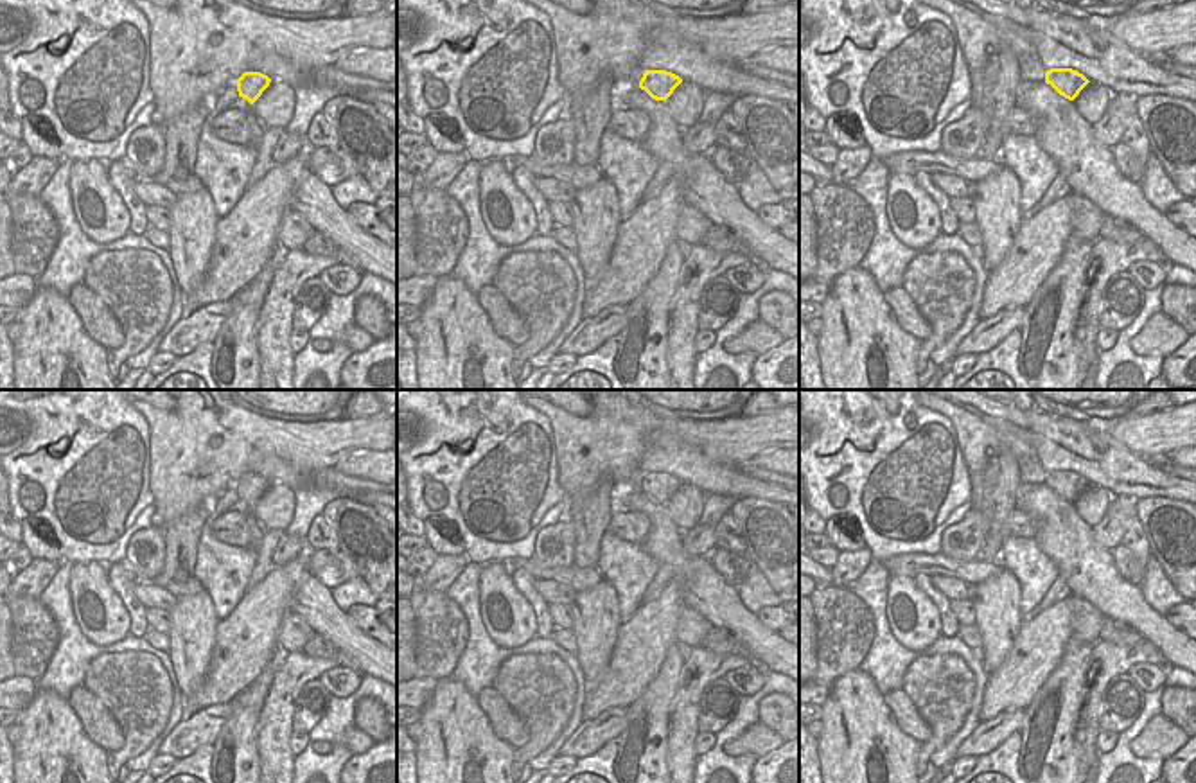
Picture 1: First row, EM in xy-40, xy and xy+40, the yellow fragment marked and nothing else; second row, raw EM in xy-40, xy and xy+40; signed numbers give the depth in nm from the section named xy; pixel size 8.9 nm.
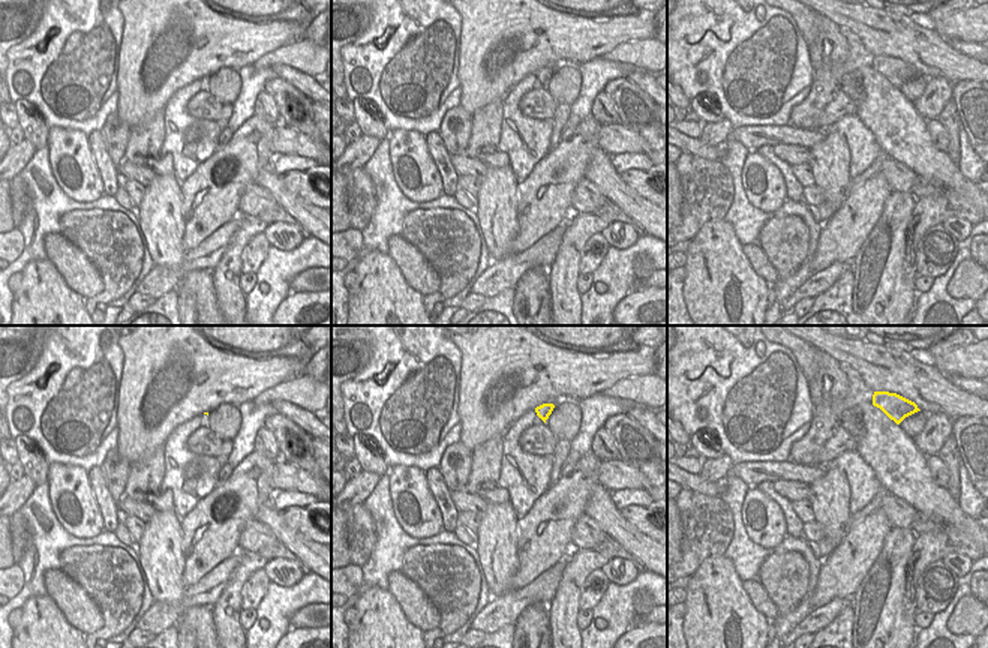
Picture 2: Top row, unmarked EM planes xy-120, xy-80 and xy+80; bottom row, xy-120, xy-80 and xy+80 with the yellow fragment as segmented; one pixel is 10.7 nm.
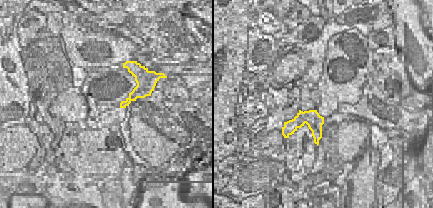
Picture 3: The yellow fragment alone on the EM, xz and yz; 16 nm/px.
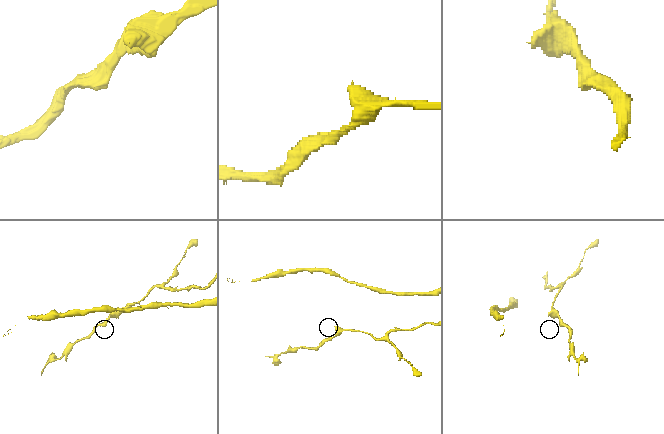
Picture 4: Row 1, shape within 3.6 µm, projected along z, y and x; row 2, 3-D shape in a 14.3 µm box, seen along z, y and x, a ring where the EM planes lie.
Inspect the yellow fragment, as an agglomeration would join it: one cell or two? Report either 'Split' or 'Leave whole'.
Split

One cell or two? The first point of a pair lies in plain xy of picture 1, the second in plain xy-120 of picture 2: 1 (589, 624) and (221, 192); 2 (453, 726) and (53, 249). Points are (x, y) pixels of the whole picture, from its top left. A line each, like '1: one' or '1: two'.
1: two
2: two

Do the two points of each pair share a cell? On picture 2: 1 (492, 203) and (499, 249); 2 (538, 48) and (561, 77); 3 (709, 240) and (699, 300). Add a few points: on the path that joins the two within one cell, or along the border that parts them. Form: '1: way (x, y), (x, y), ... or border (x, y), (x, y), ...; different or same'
1: way (496, 215), (498, 237); same
2: border (577, 65), (562, 65), (555, 71); different
3: way (712, 255), (712, 285); same

